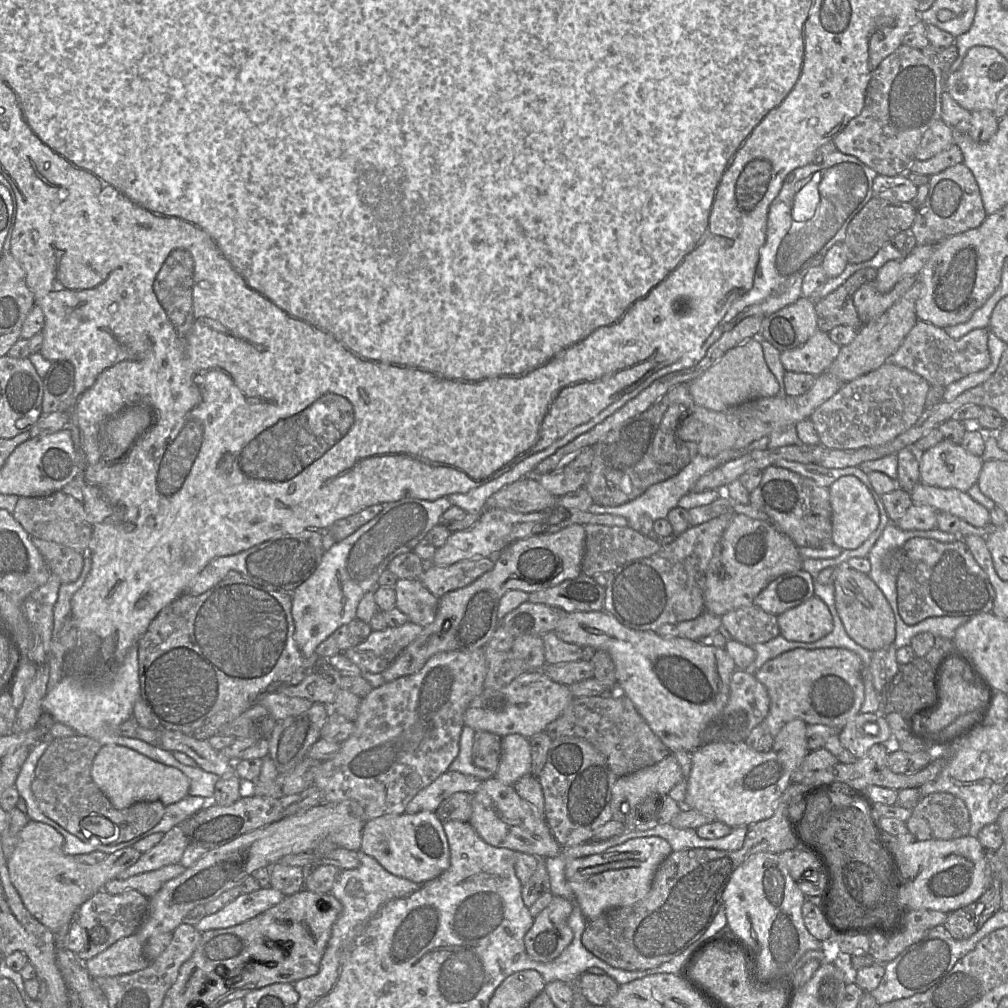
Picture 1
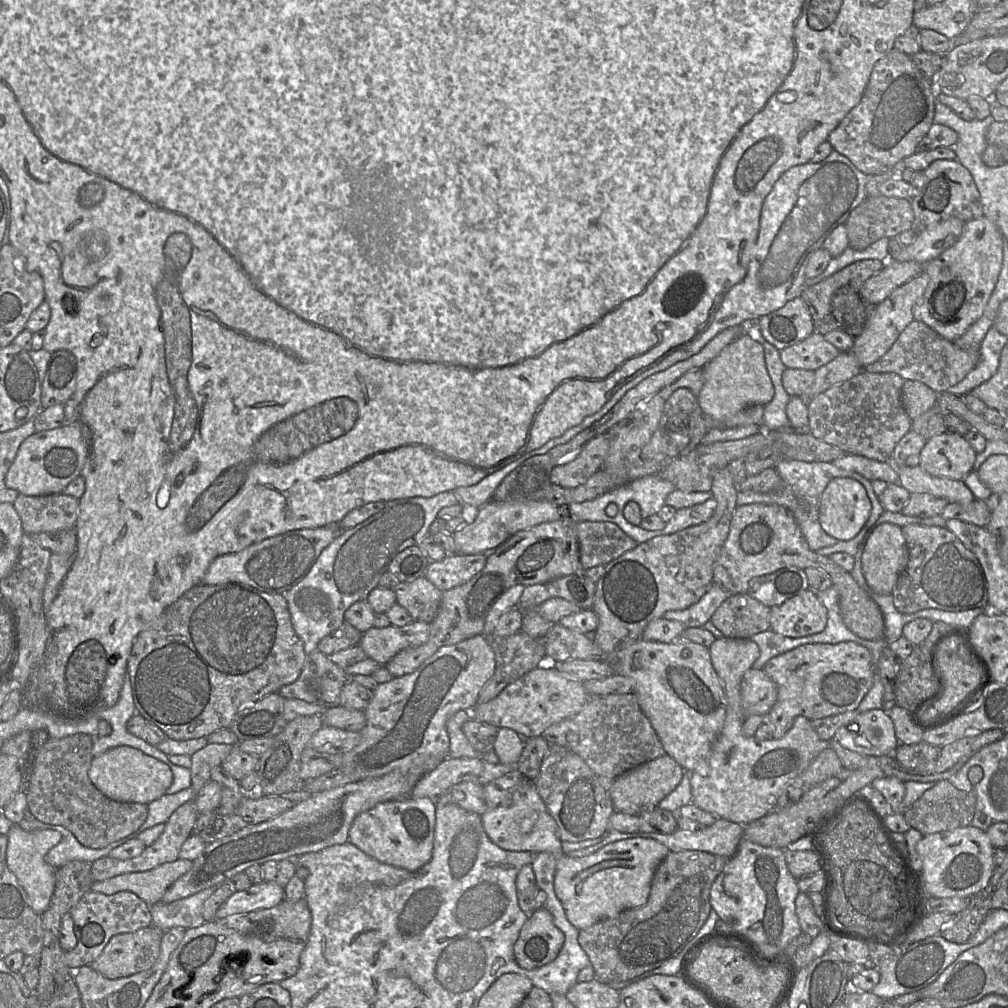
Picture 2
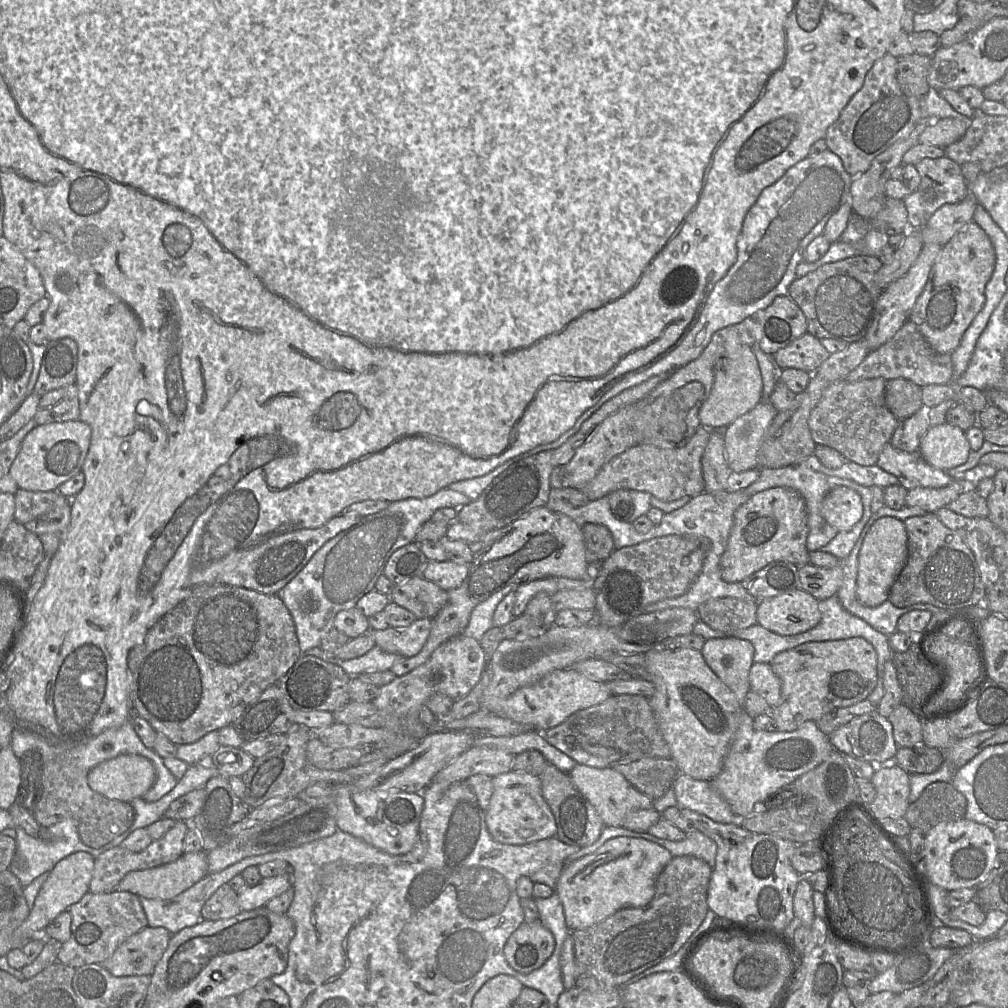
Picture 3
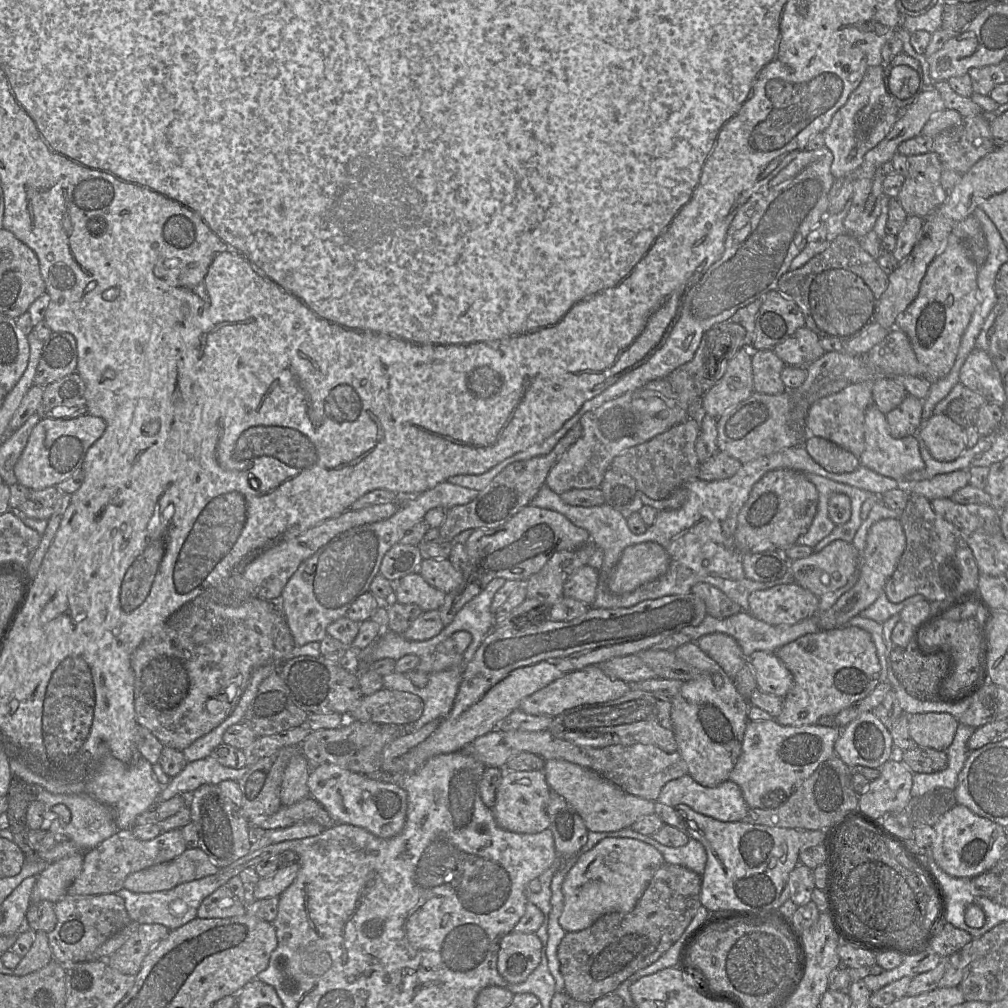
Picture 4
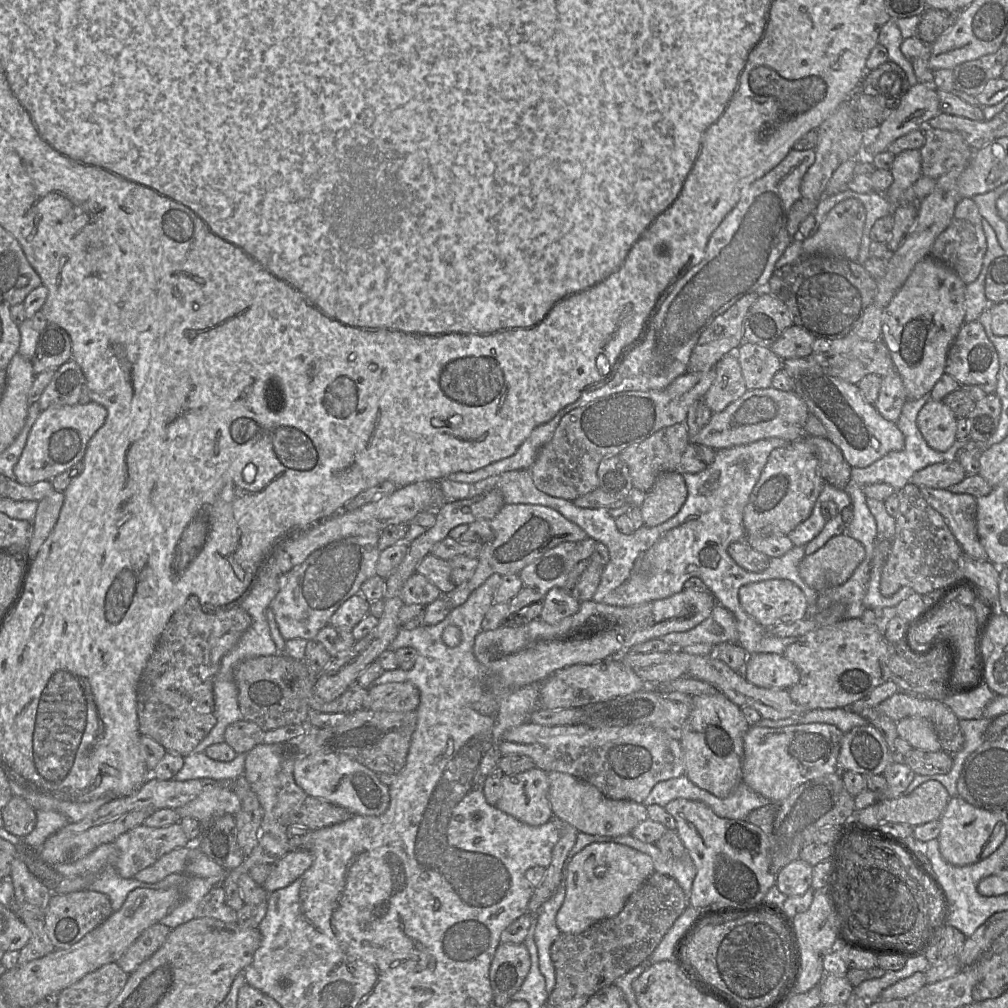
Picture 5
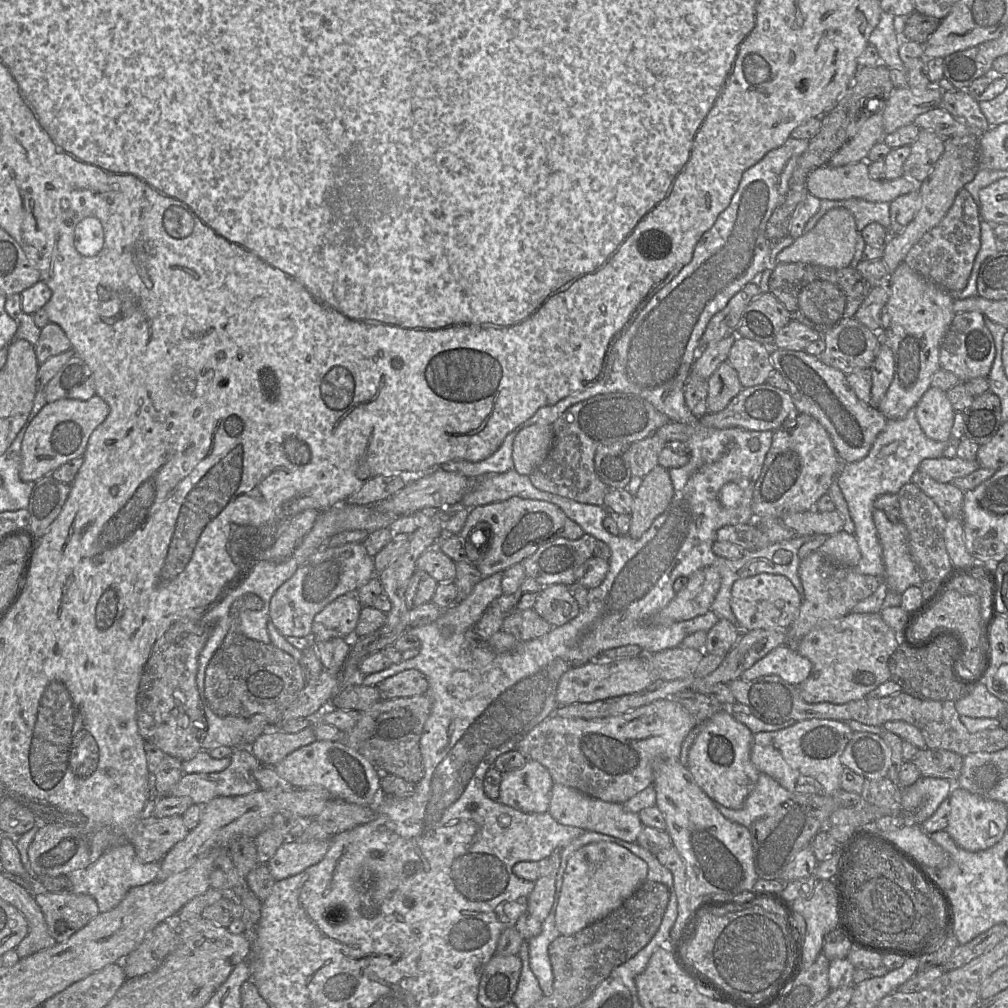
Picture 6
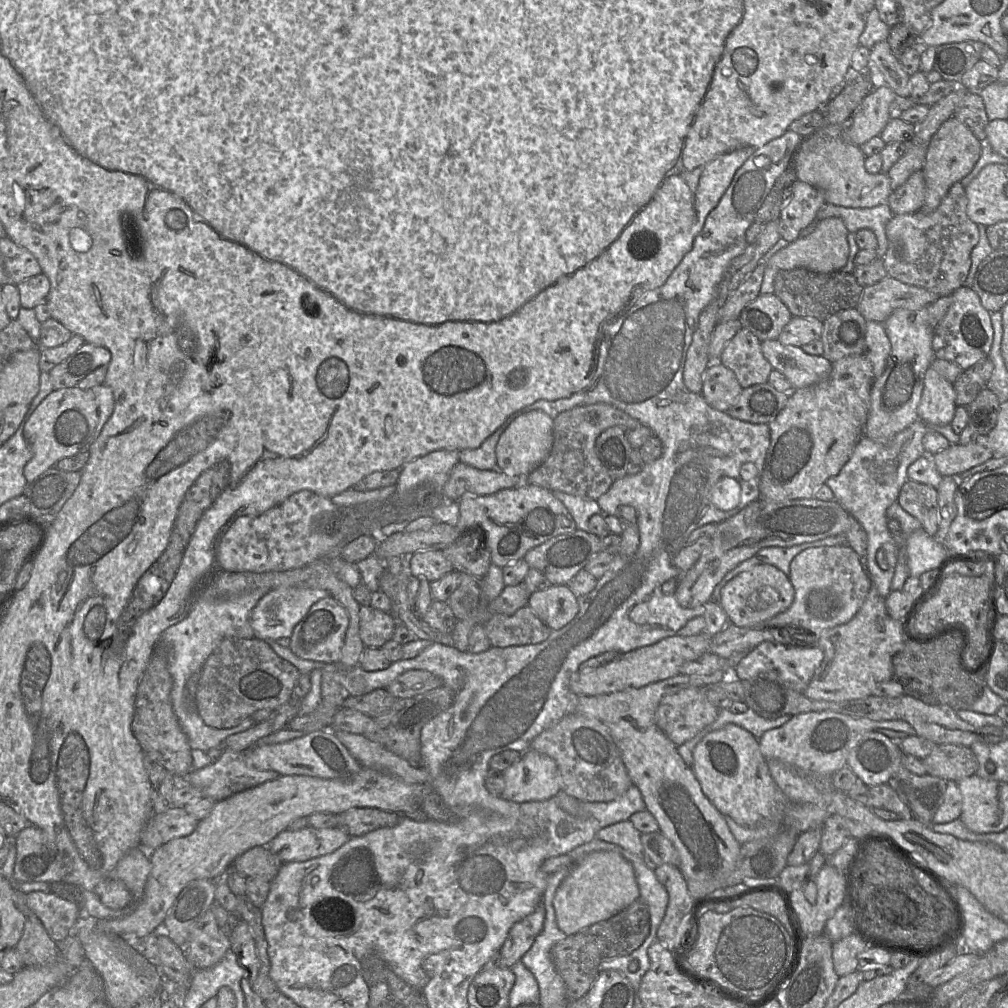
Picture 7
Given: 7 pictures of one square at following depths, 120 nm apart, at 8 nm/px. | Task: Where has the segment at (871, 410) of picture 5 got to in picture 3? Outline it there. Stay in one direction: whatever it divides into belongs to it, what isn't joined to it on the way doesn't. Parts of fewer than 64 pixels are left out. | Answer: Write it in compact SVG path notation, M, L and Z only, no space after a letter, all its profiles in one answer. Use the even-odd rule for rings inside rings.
M891 443L884 446L876 465L896 476L908 491L918 487L945 487L953 480L946 471L928 464L919 450L908 453L894 448Z

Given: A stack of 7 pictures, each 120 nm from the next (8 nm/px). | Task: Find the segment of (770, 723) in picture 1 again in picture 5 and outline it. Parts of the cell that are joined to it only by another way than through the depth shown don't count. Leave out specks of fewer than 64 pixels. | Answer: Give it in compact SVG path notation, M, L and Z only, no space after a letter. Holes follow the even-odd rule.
M859 618L843 619L798 637L797 641L789 645L782 654L800 673L799 682L788 689L792 701L803 711L848 708L874 688L890 680L891 672L887 666L889 645L876 624L865 623Z

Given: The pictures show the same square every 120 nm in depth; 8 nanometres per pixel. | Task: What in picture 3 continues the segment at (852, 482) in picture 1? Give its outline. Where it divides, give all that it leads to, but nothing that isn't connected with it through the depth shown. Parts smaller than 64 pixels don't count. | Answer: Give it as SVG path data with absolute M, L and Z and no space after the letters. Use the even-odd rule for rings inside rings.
M840 486L829 491L822 503L824 519L838 531L849 531L863 515L863 502L858 492Z

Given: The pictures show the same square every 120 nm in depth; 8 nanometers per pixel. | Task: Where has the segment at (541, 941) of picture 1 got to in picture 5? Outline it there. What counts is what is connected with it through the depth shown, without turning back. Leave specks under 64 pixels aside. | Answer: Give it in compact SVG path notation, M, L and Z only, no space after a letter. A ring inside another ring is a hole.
M524 943L499 944L489 971L493 1006L504 1007L511 1001L525 981L530 967L530 954Z

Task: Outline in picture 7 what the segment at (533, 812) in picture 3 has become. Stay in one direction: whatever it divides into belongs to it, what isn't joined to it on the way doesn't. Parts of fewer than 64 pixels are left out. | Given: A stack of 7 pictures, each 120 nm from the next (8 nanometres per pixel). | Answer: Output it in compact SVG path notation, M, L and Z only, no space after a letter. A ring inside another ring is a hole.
M528 749L521 759L503 773L505 800L524 803L545 801L561 791L556 762L547 755Z

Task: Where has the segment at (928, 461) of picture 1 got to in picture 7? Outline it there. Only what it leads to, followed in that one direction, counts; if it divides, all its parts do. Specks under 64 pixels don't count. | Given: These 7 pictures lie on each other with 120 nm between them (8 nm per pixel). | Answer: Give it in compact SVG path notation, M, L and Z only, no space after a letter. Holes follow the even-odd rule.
M930 366L917 409L919 419L927 425L951 425L956 407L953 384Z

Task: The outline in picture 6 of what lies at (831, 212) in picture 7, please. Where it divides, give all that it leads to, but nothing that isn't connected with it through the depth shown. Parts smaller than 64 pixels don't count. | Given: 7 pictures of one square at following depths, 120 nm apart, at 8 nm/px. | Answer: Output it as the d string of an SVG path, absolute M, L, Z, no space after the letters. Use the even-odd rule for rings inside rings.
M862 199L821 200L820 208L806 223L803 234L810 232L831 209L845 208L854 216L857 233L871 223L879 223L889 232L890 206L887 202L868 202Z

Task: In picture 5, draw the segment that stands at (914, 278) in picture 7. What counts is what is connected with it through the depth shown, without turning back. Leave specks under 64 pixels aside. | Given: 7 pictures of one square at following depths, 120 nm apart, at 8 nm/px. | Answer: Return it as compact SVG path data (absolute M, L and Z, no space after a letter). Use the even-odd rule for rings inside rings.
M960 198L949 226L936 238L929 256L953 270L966 284L970 284L979 276L987 242L981 224L978 207L971 198Z

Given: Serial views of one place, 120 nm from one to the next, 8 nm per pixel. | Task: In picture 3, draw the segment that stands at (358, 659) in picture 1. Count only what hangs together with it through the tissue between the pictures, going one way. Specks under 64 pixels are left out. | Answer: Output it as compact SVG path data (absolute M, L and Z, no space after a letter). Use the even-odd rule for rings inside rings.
M416 619L408 627L369 630L375 645L384 652L411 657L425 645L432 627L432 619Z

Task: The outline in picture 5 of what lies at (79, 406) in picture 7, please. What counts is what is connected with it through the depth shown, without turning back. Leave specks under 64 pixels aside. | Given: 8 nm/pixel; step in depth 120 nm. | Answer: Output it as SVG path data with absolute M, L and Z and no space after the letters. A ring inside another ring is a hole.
M94 401L83 405L49 407L41 411L33 424L23 452L14 466L16 480L23 485L51 481L83 460L87 444L104 424L107 410Z

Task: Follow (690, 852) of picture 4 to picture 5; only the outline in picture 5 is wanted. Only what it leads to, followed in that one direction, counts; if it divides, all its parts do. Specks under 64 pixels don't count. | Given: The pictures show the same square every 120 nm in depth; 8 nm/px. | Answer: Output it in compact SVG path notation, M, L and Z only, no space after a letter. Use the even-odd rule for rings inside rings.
M631 834L613 837L612 841L613 843L628 846L650 856L653 861L654 871L674 878L684 894L689 897L690 904L690 894L696 876L696 868L687 853L678 859L667 858L655 844L641 842Z

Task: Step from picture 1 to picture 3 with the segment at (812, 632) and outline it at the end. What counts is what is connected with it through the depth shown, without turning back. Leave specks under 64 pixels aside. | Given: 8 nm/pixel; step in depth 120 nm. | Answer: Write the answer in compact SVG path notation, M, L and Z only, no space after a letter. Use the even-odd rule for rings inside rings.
M802 589L757 602L757 624L781 636L804 633L821 621L818 600Z

